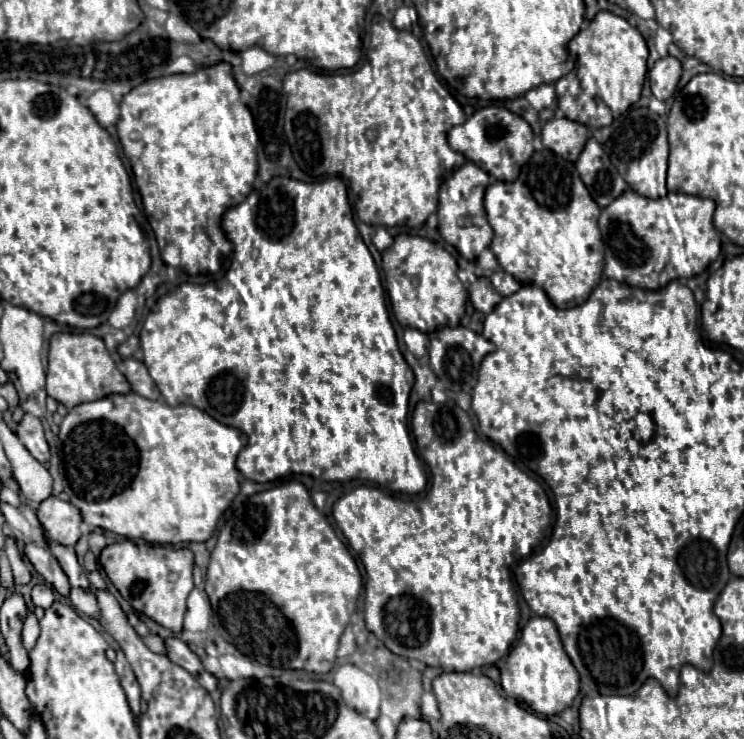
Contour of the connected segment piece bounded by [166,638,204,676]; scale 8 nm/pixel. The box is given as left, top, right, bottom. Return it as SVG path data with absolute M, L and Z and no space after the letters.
M166 638L166 646L168 646L168 658L182 666L184 670L188 670L192 676L198 676L200 672L204 672L200 658L178 638Z

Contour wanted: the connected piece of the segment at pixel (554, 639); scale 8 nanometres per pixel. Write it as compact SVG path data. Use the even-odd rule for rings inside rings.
M534 616L528 620L518 644L510 650L502 666L502 688L508 696L524 702L528 708L544 716L560 714L574 702L580 692L580 678L562 646L558 628L550 618Z

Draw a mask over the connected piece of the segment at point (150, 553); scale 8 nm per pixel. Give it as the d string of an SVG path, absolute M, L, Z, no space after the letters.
M124 540L110 544L100 554L100 564L106 570L108 578L116 586L116 590L122 594L126 602L132 604L132 608L140 614L146 614L160 626L180 632L182 620L186 614L186 598L192 584L192 568L194 568L194 554L188 548L172 550L164 546L154 546L146 542L134 542Z

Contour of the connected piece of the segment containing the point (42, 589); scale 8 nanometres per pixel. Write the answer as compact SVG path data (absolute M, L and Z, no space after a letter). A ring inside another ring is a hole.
M36 584L32 588L32 602L34 602L34 606L42 606L44 610L50 608L54 602L54 590L46 584Z

